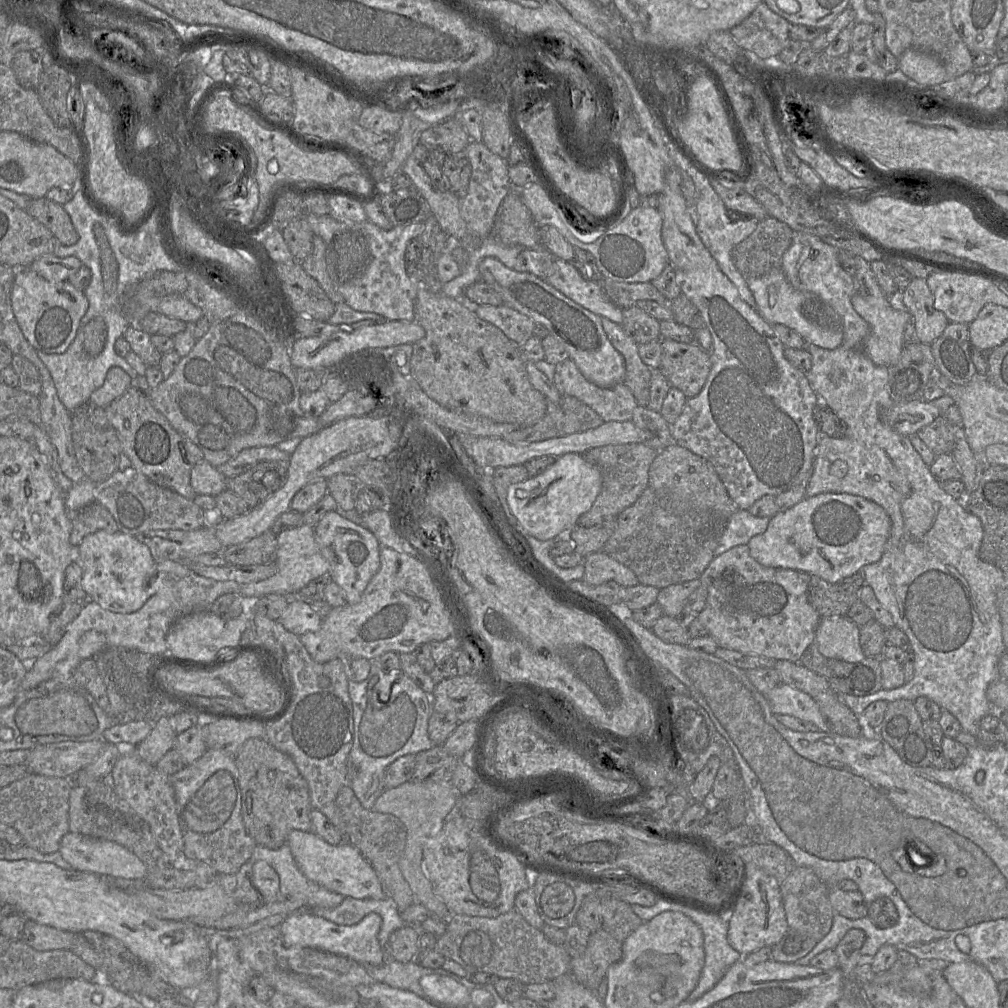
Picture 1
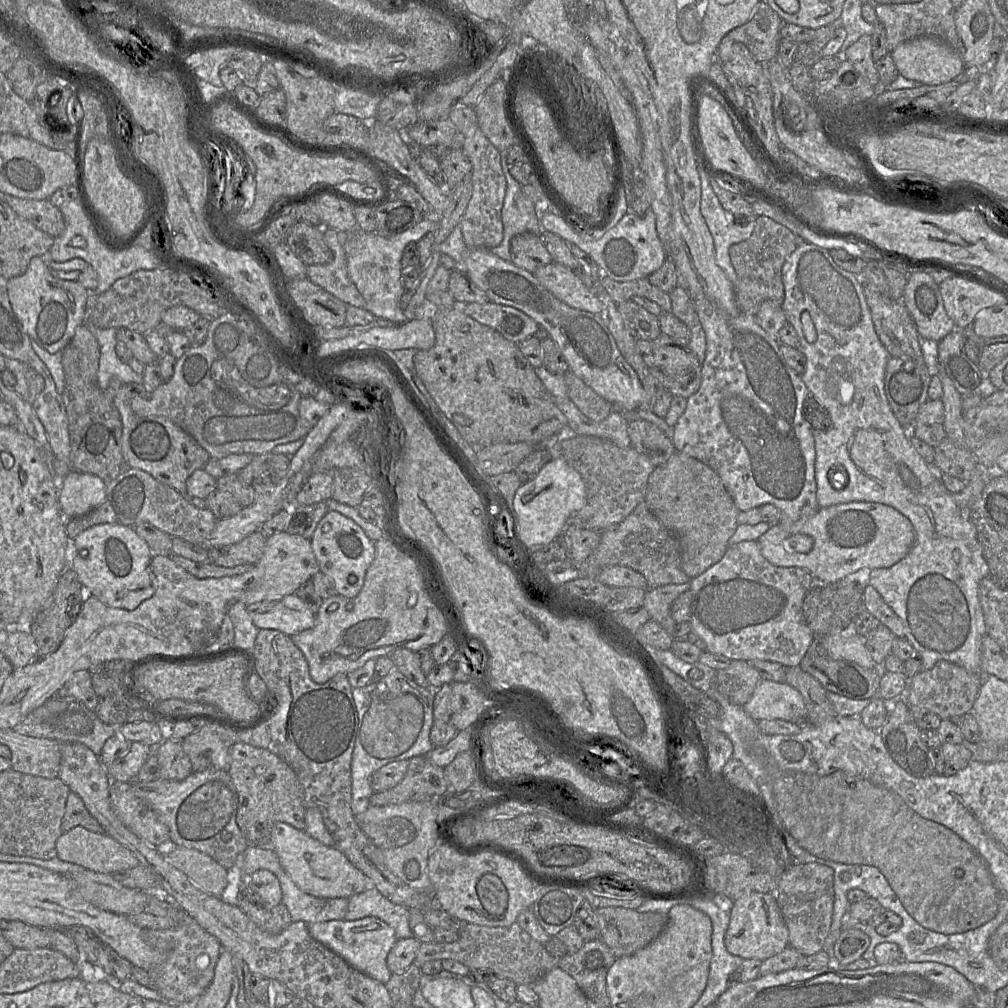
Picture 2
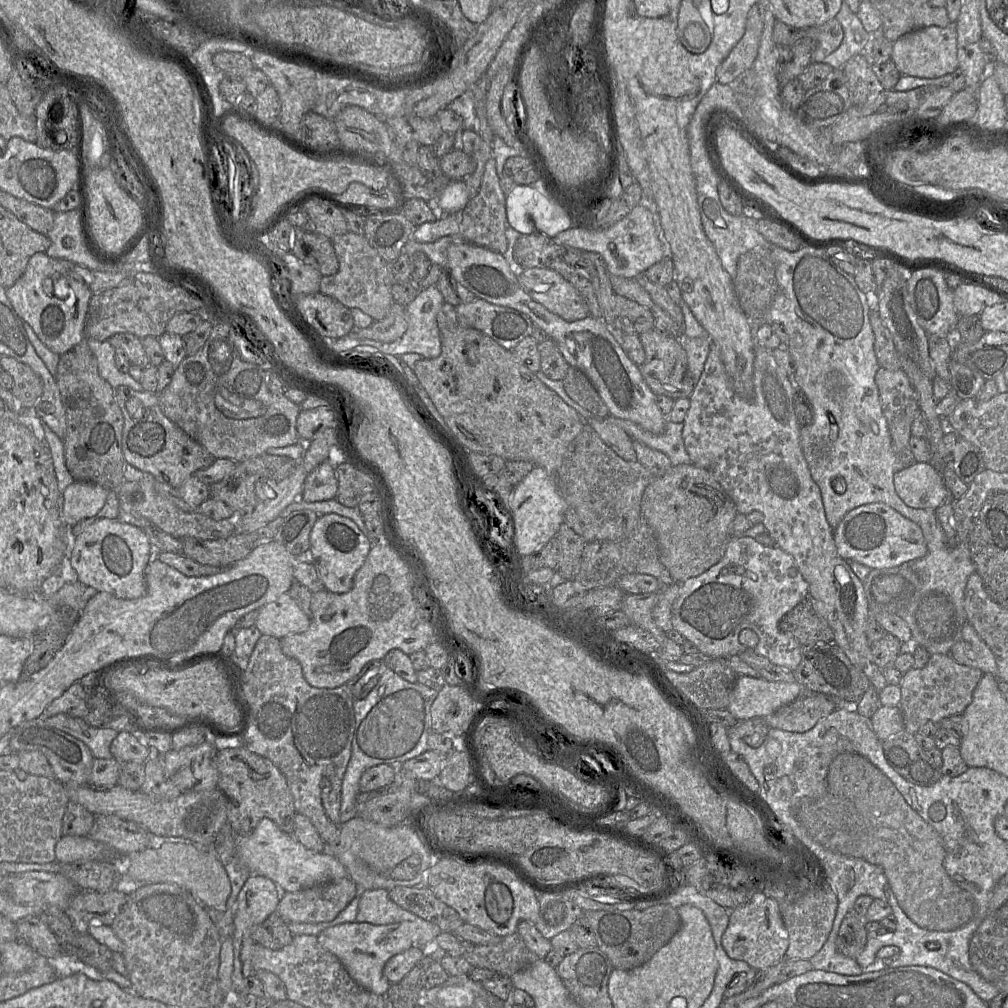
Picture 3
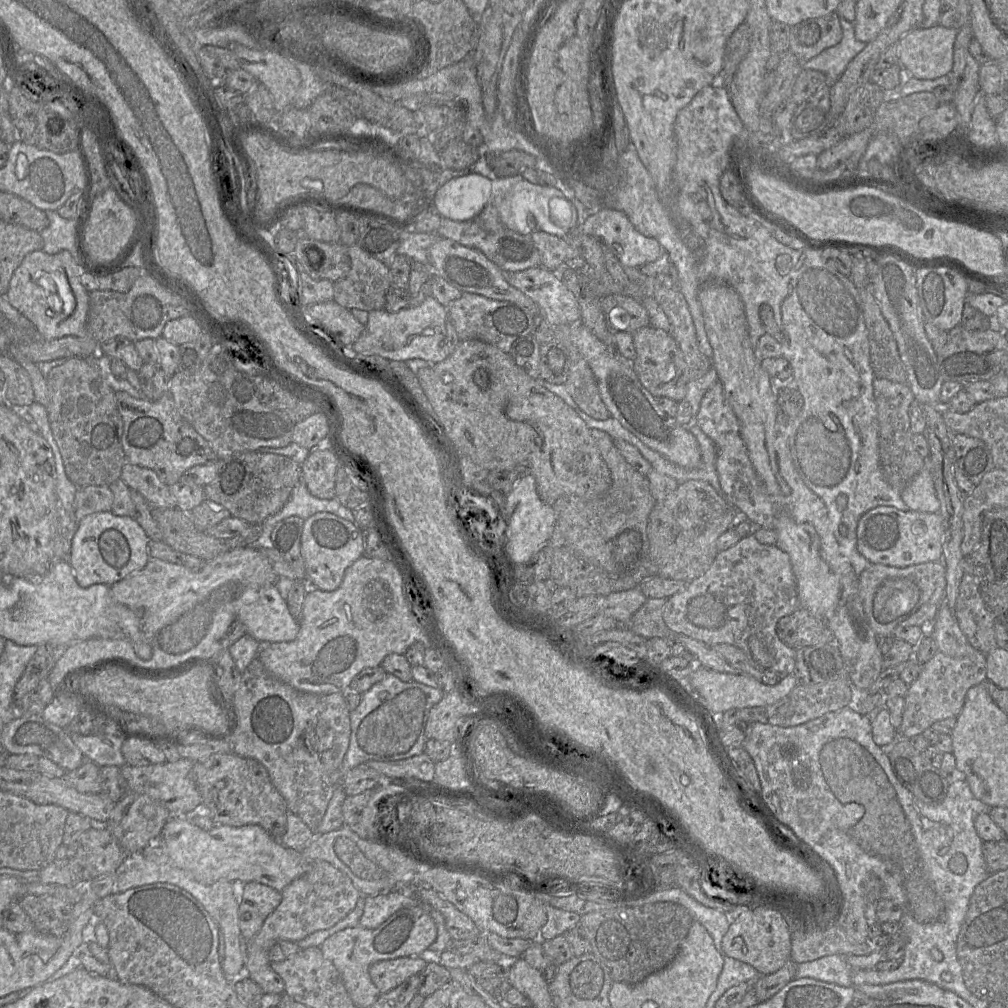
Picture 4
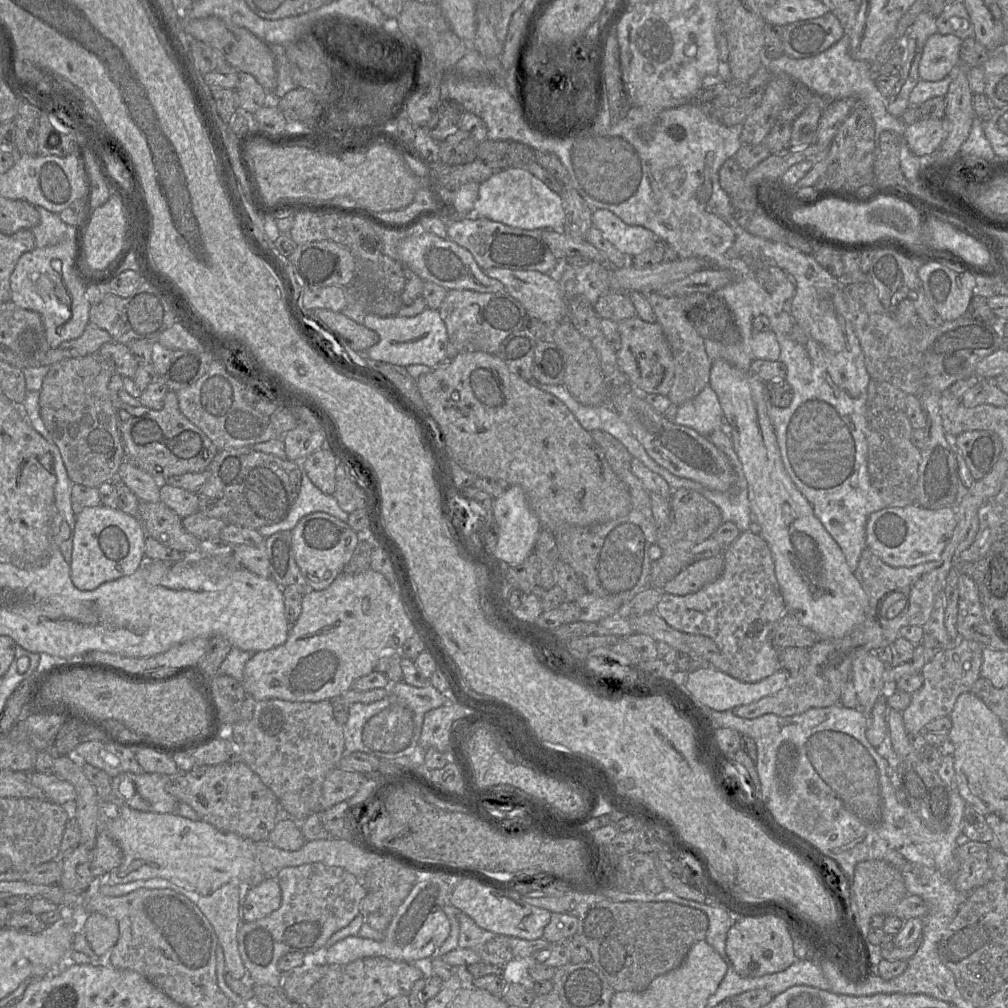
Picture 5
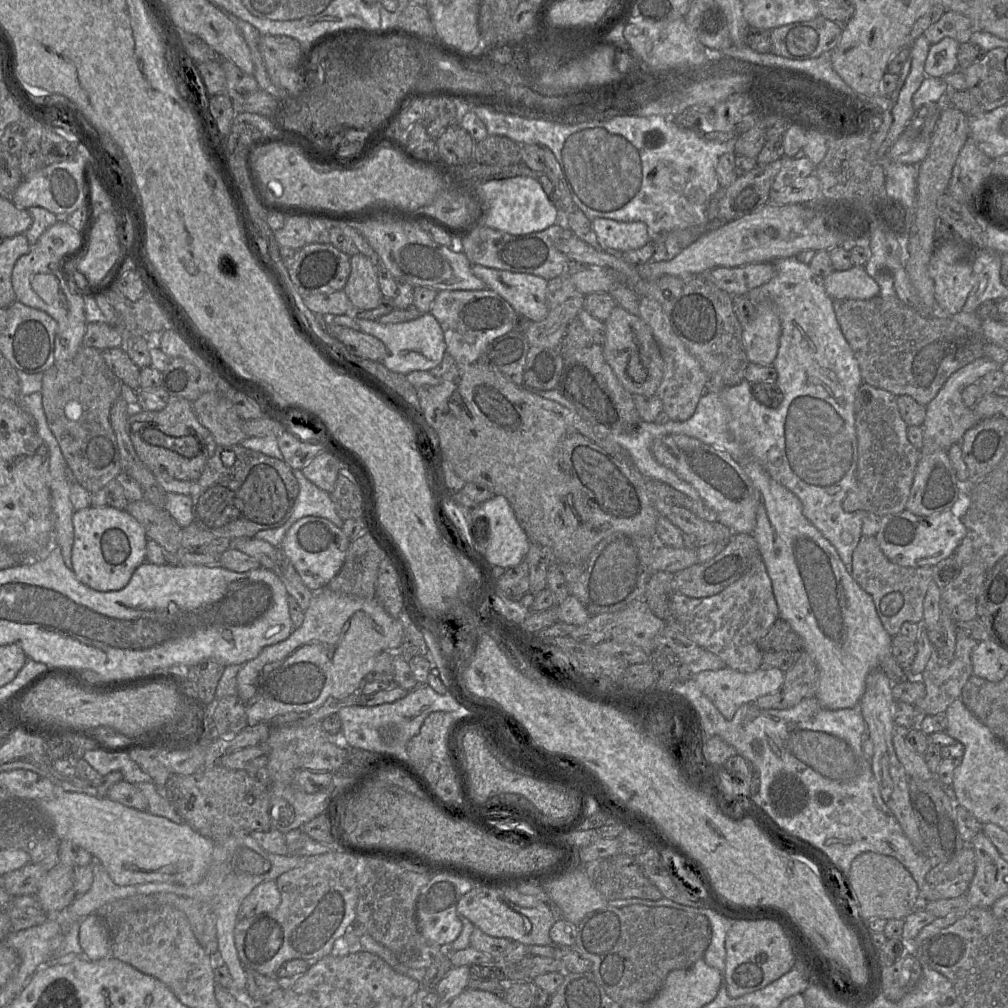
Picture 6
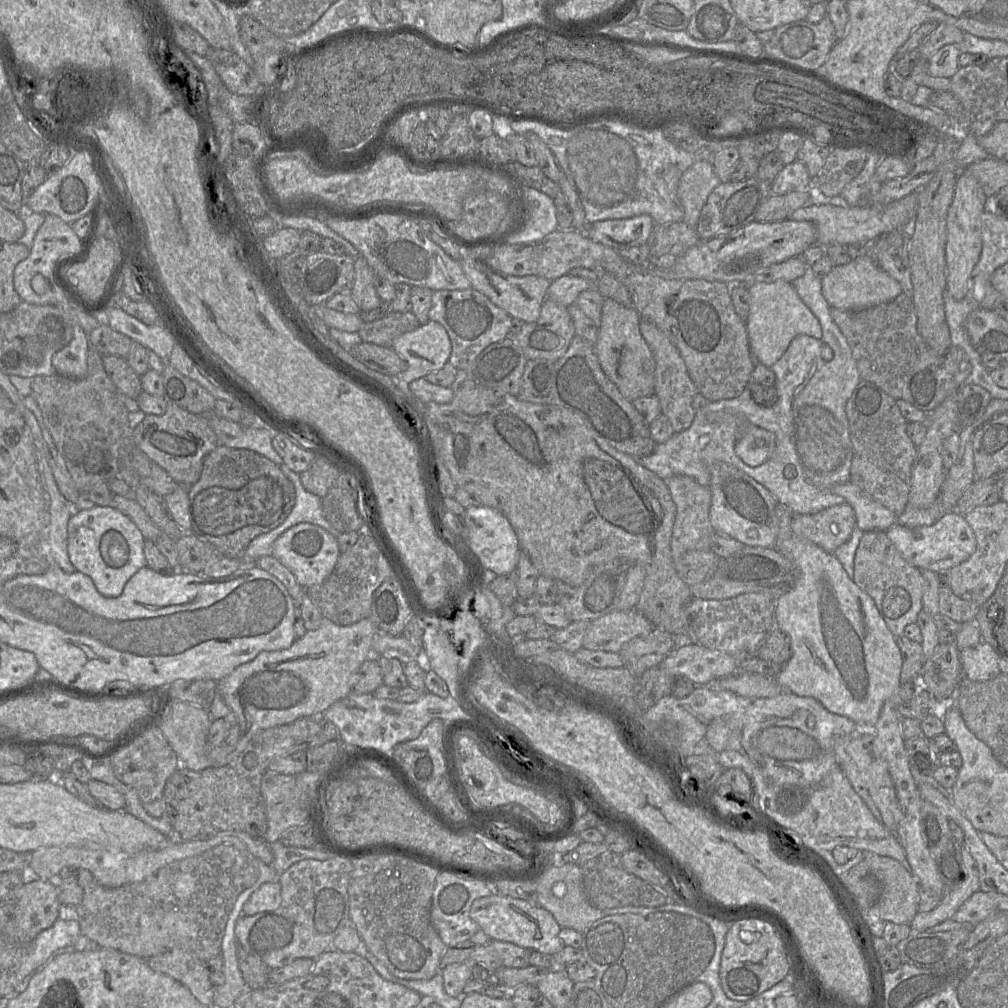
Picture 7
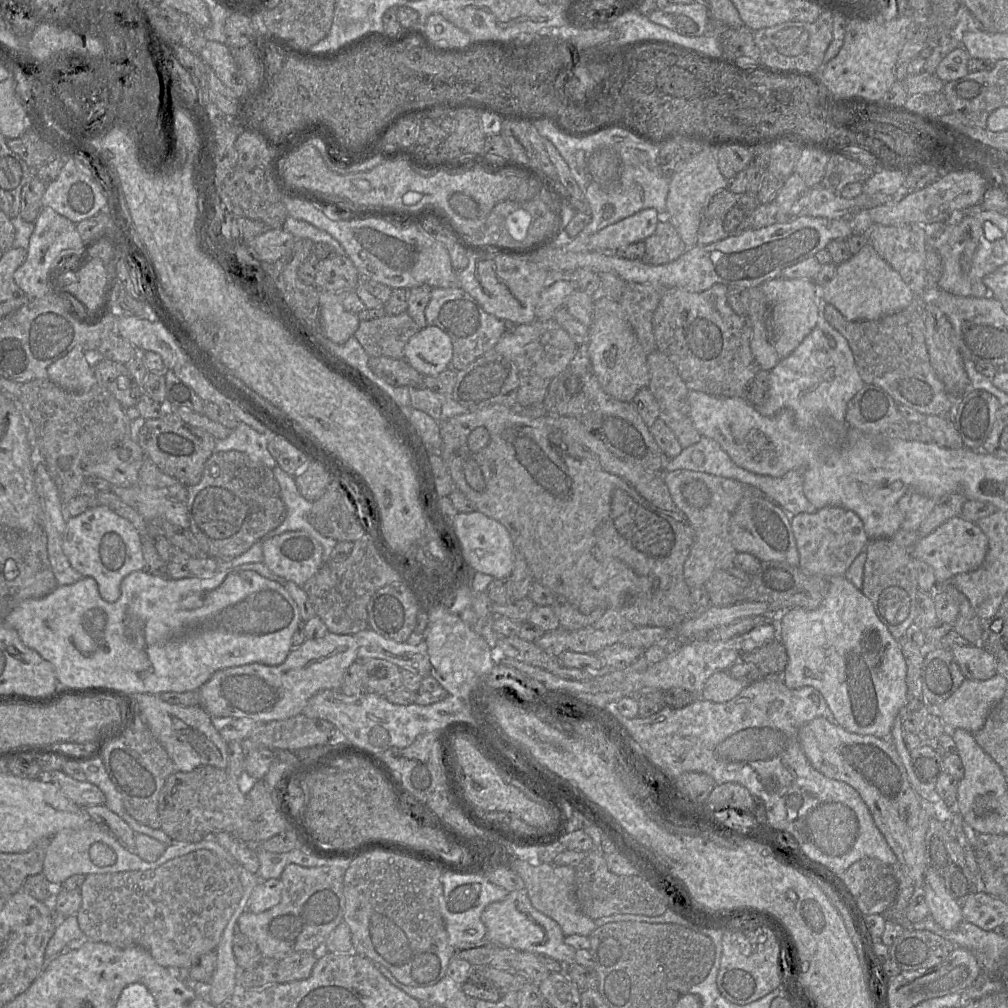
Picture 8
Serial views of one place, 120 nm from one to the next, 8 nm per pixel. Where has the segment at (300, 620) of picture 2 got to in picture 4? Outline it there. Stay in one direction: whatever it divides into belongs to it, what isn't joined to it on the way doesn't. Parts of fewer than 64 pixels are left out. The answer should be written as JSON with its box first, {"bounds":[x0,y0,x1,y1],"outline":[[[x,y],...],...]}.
{"bounds":[236,580,299,644],"outline":[[[278,580],[275,584],[262,587],[257,593],[252,603],[242,606],[237,612],[236,619],[246,628],[246,633],[251,635],[260,644],[270,644],[273,642],[288,642],[296,638],[299,633],[299,623],[292,617],[285,600],[285,589],[279,585]]]}

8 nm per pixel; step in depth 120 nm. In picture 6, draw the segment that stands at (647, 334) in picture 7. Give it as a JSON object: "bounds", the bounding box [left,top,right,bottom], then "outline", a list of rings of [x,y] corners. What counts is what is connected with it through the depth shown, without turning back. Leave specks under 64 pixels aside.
{"bounds":[639,298,709,421],"outline":[[[640,298],[639,317],[650,328],[664,361],[663,379],[656,393],[663,402],[663,411],[668,414],[670,420],[686,421],[694,414],[700,398],[704,395],[709,377],[699,361],[689,352],[674,330],[668,315],[656,300]]]}

